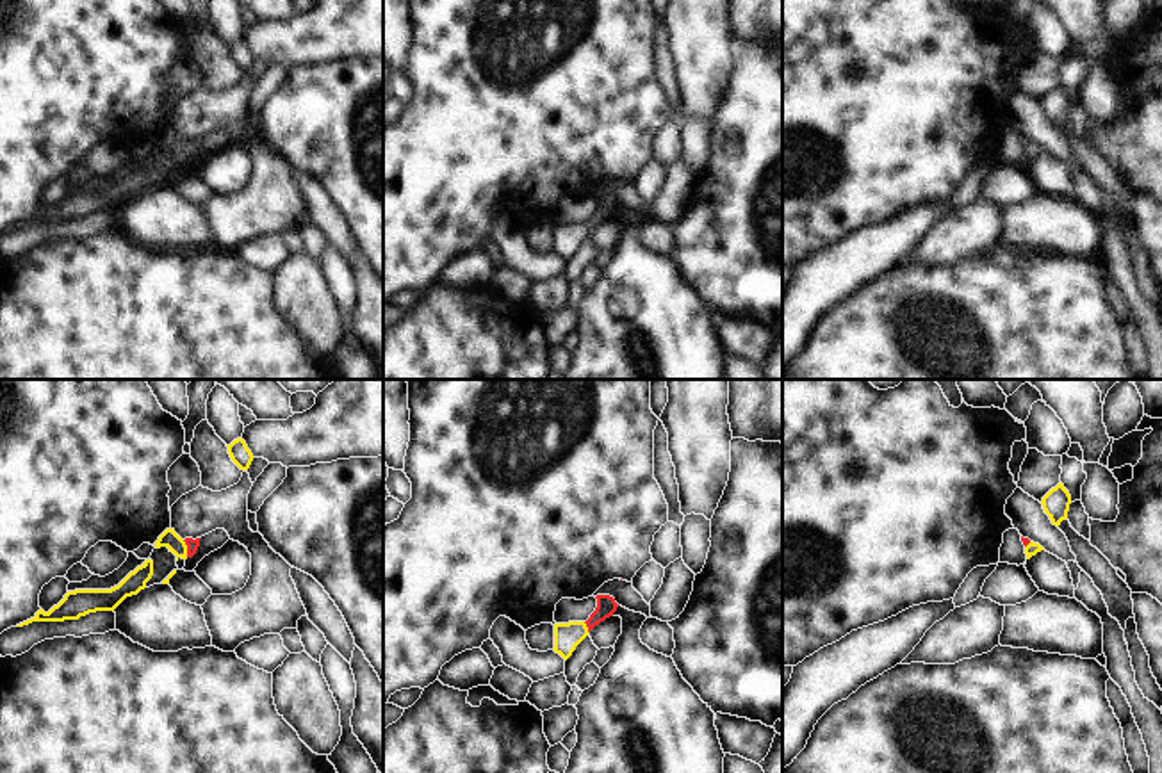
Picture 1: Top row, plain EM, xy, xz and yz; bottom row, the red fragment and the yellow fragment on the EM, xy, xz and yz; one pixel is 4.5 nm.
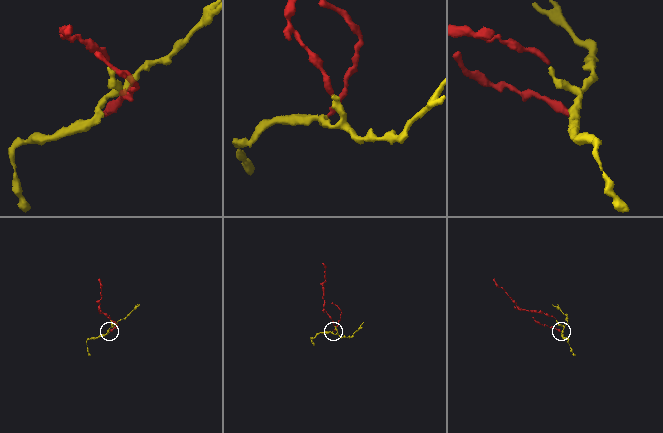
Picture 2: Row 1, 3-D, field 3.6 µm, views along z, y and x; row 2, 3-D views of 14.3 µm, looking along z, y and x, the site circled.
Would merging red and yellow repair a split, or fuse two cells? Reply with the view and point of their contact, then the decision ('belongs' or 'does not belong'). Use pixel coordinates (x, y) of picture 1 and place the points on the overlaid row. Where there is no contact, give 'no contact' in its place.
contact xy (188, 549); belongs

